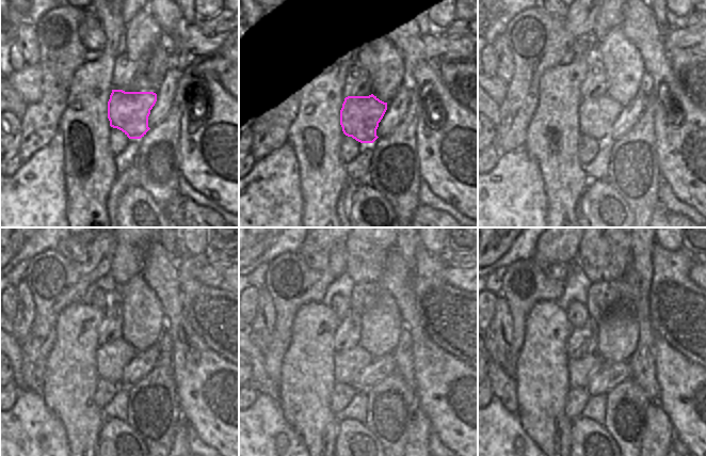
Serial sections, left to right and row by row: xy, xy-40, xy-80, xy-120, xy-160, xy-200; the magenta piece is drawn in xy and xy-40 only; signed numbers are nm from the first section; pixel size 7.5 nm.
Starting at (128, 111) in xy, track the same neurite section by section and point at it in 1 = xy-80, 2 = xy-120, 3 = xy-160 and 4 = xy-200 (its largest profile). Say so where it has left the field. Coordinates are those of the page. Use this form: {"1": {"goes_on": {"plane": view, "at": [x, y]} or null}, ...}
{"1": {"goes_on": {"plane": "xy-80", "at": [596, 115]}}, "2": {"goes_on": {"plane": "xy-120", "at": [112, 358]}}, "3": {"goes_on": {"plane": "xy-160", "at": [348, 364]}}, "4": {"goes_on": {"plane": "xy-200", "at": [579, 370]}}}

